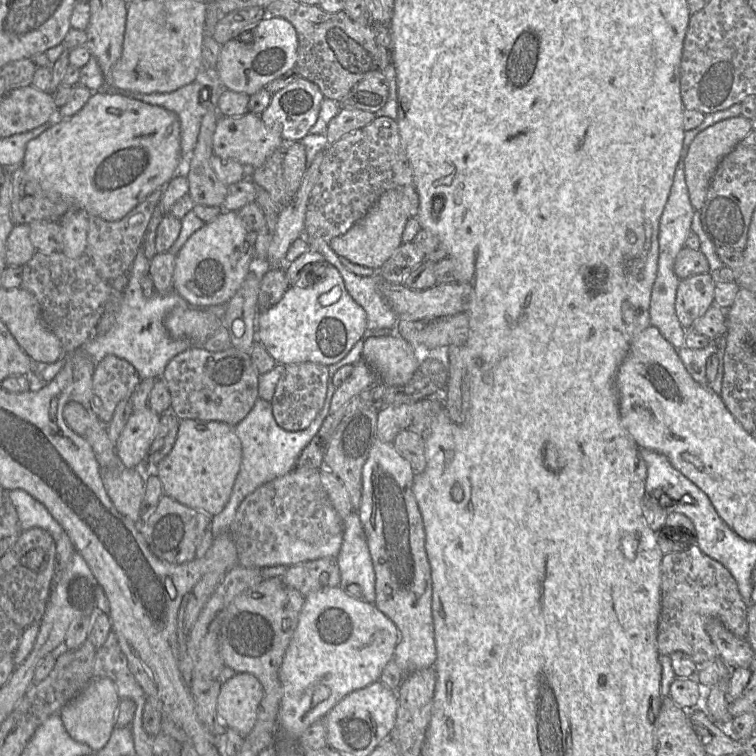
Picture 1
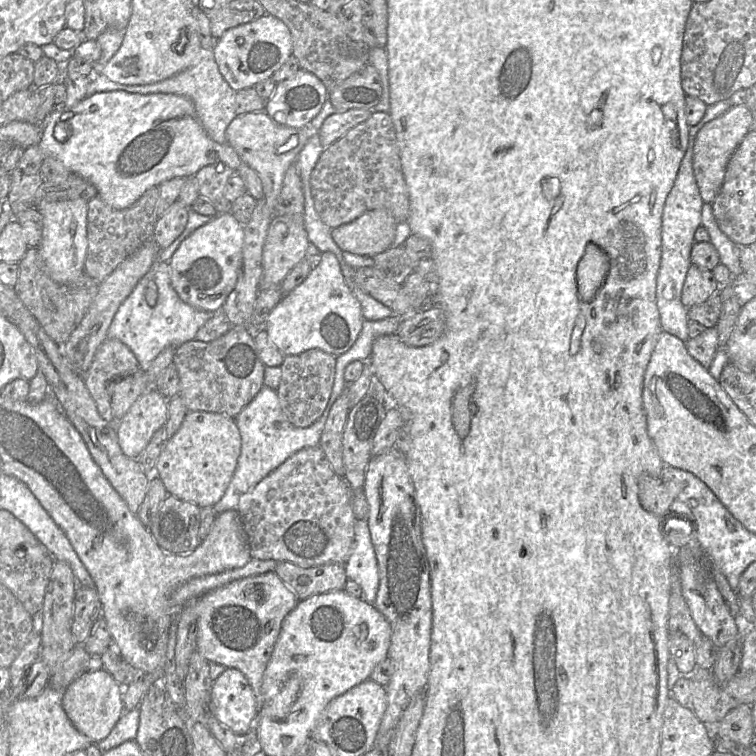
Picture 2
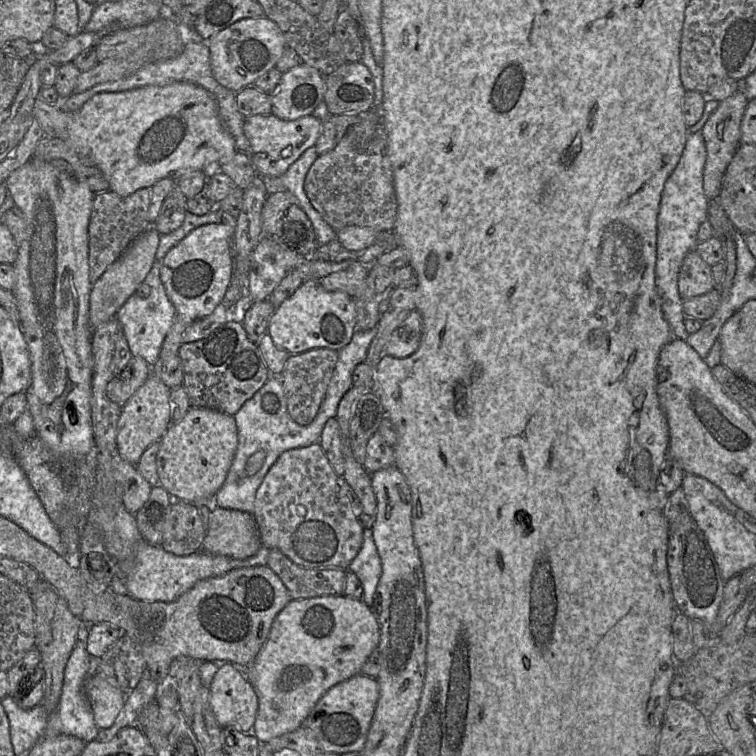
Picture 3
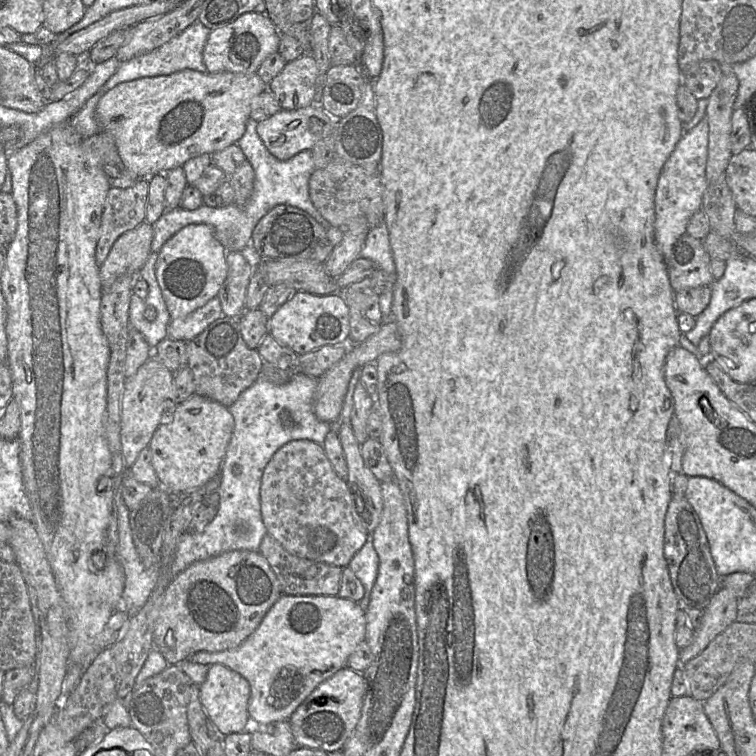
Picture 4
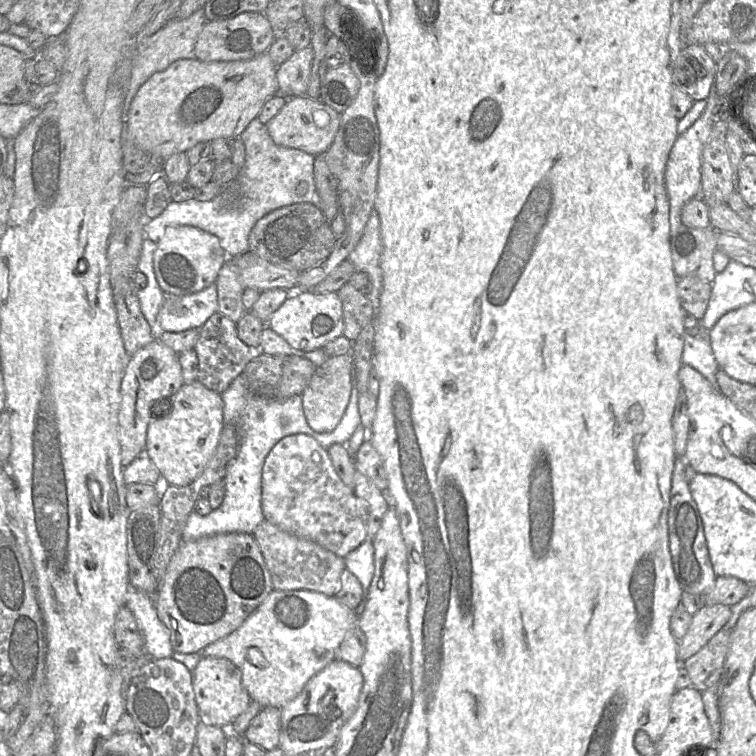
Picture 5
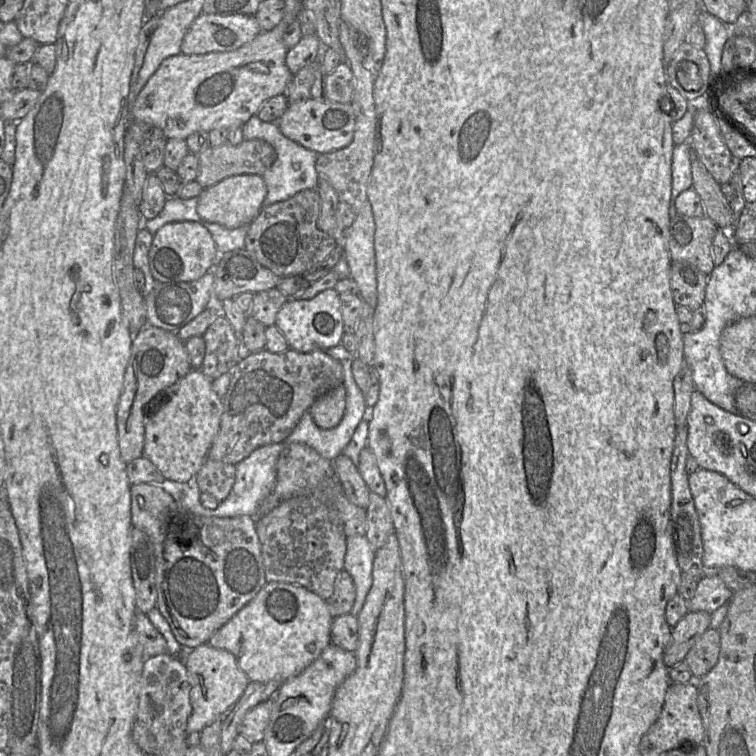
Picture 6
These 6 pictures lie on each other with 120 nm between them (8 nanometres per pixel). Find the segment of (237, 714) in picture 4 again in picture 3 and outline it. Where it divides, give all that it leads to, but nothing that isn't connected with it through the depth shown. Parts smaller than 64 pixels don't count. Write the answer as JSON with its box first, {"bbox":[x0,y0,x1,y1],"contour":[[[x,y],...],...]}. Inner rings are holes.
{"bbox":[209,663,258,732],"contour":[[[232,663],[218,664],[209,689],[209,702],[221,728],[233,727],[240,732],[252,730],[258,698],[243,670]]]}

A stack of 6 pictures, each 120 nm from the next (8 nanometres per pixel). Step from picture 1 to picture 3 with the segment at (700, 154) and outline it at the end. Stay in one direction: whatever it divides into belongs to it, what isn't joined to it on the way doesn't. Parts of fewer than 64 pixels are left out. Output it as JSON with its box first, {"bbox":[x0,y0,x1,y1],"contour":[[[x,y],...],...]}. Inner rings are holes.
{"bbox":[701,92,748,201],"contour":[[[735,92],[730,97],[719,102],[718,107],[711,113],[701,130],[706,148],[703,190],[709,201],[717,200],[727,166],[741,144],[740,125],[747,103],[748,100],[742,92]]]}

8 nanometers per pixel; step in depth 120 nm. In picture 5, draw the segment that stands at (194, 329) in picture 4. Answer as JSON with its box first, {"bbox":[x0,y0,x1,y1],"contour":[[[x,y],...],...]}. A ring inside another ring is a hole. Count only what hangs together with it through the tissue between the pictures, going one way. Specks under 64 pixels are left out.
{"bbox":[157,283,218,332],"contour":[[[216,283],[189,295],[165,295],[157,316],[159,331],[181,332],[200,329],[218,311]]]}

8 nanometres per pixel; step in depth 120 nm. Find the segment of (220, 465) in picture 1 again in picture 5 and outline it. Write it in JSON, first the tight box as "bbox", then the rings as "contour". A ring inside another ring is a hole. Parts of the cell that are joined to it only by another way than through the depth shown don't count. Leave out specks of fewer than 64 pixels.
{"bbox":[145,380,224,486],"contour":[[[198,380],[184,383],[175,395],[164,399],[164,405],[167,406],[161,412],[168,408],[170,400],[172,410],[165,418],[151,420],[147,428],[145,449],[158,472],[171,486],[186,486],[202,473],[216,450],[224,426],[223,401],[220,394],[206,388]]]}

